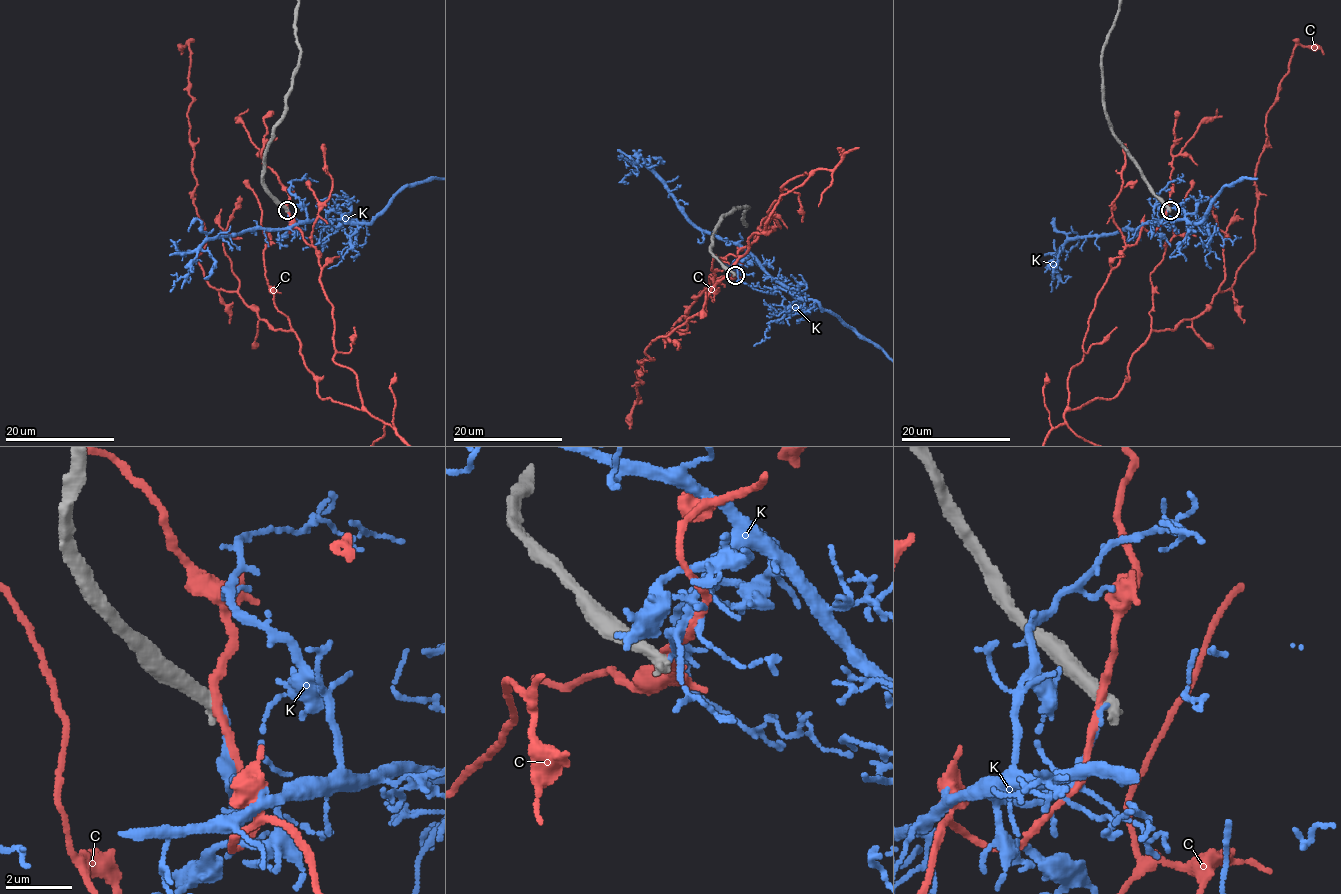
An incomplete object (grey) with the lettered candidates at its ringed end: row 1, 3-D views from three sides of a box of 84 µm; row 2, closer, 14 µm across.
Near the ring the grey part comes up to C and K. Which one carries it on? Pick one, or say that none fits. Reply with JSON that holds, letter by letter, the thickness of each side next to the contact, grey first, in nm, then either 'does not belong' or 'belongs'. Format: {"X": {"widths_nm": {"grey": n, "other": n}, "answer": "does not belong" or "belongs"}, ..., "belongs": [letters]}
{"C": {"widths_nm": {"grey": 500, "other": 240}, "answer": "does not belong"}, "K": {"widths_nm": {"grey": 440, "other": 120}, "answer": "does not belong"}, "belongs": []}

